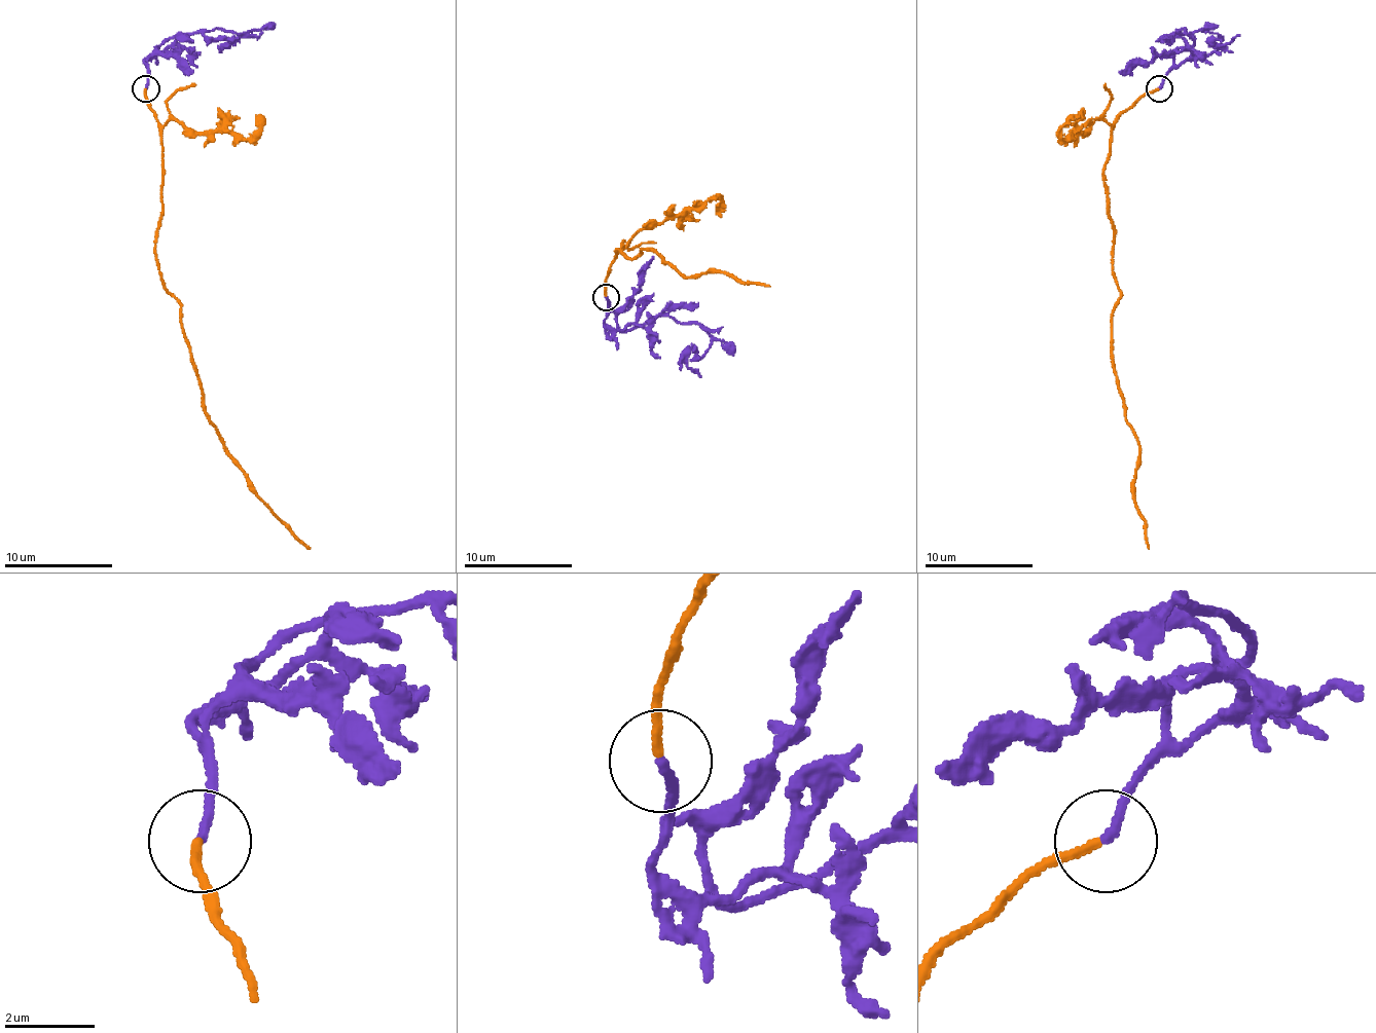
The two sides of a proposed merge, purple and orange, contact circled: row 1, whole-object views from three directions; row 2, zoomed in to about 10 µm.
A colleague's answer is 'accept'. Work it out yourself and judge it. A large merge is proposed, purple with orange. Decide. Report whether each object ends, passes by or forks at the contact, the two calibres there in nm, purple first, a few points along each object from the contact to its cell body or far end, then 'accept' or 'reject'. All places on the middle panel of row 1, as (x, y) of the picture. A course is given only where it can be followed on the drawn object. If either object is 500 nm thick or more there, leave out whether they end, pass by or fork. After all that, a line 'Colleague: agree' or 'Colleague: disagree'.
purple ends there; orange ends there; 190 nm thick on the purple side, 180 nm on the other; purple runs (605, 297), (605, 322), (616, 330), (659, 317), (694, 322), (711, 338), (711, 346), (687, 365), (700, 376); orange runs (605, 295), (621, 241), (616, 252), (626, 257), (649, 249), (681, 275), (724, 270), (770, 287); accept
Colleague: agree

